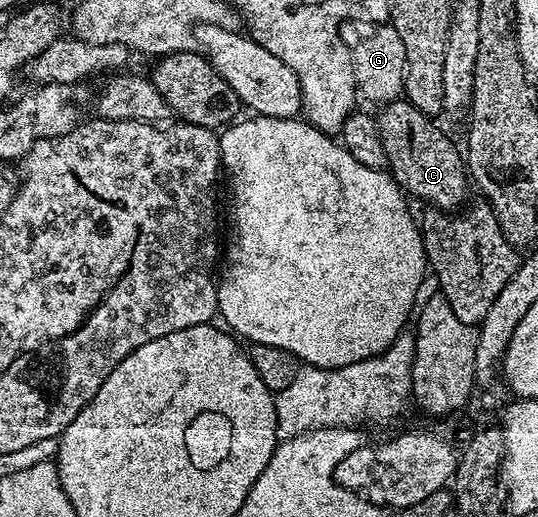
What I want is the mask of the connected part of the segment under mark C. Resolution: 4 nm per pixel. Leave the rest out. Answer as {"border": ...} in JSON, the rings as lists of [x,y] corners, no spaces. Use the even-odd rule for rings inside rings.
{"border":[[[405,98],[391,100],[377,109],[376,123],[380,142],[384,146],[388,171],[407,197],[423,200],[423,205],[439,210],[458,210],[468,188],[468,173],[463,153],[425,116]]]}

